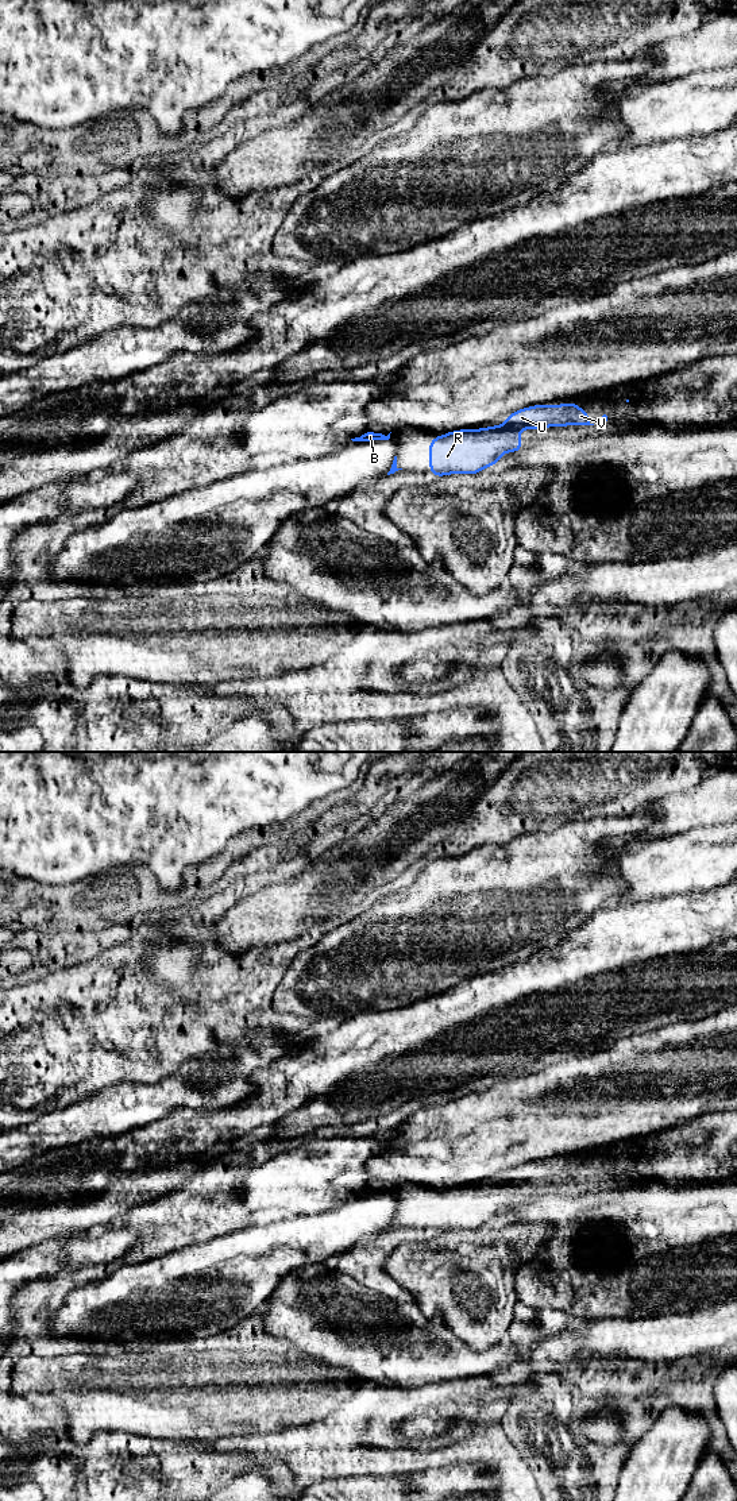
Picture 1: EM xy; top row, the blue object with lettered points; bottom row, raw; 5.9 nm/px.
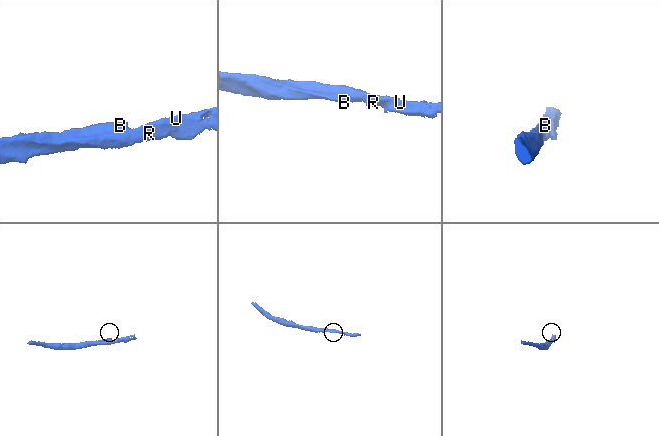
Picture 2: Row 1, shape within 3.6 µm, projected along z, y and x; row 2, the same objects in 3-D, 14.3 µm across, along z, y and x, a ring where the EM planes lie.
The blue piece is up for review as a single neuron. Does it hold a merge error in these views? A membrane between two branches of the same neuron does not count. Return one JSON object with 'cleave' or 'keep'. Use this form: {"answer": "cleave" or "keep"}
{"answer": "keep"}

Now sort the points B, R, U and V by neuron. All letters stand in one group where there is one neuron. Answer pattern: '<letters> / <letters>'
B R U V

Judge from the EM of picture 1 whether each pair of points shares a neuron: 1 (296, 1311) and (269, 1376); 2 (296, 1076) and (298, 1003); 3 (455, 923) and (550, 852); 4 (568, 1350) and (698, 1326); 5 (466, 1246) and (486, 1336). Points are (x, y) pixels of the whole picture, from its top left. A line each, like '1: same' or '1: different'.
1: different
2: different
3: same
4: same
5: same

